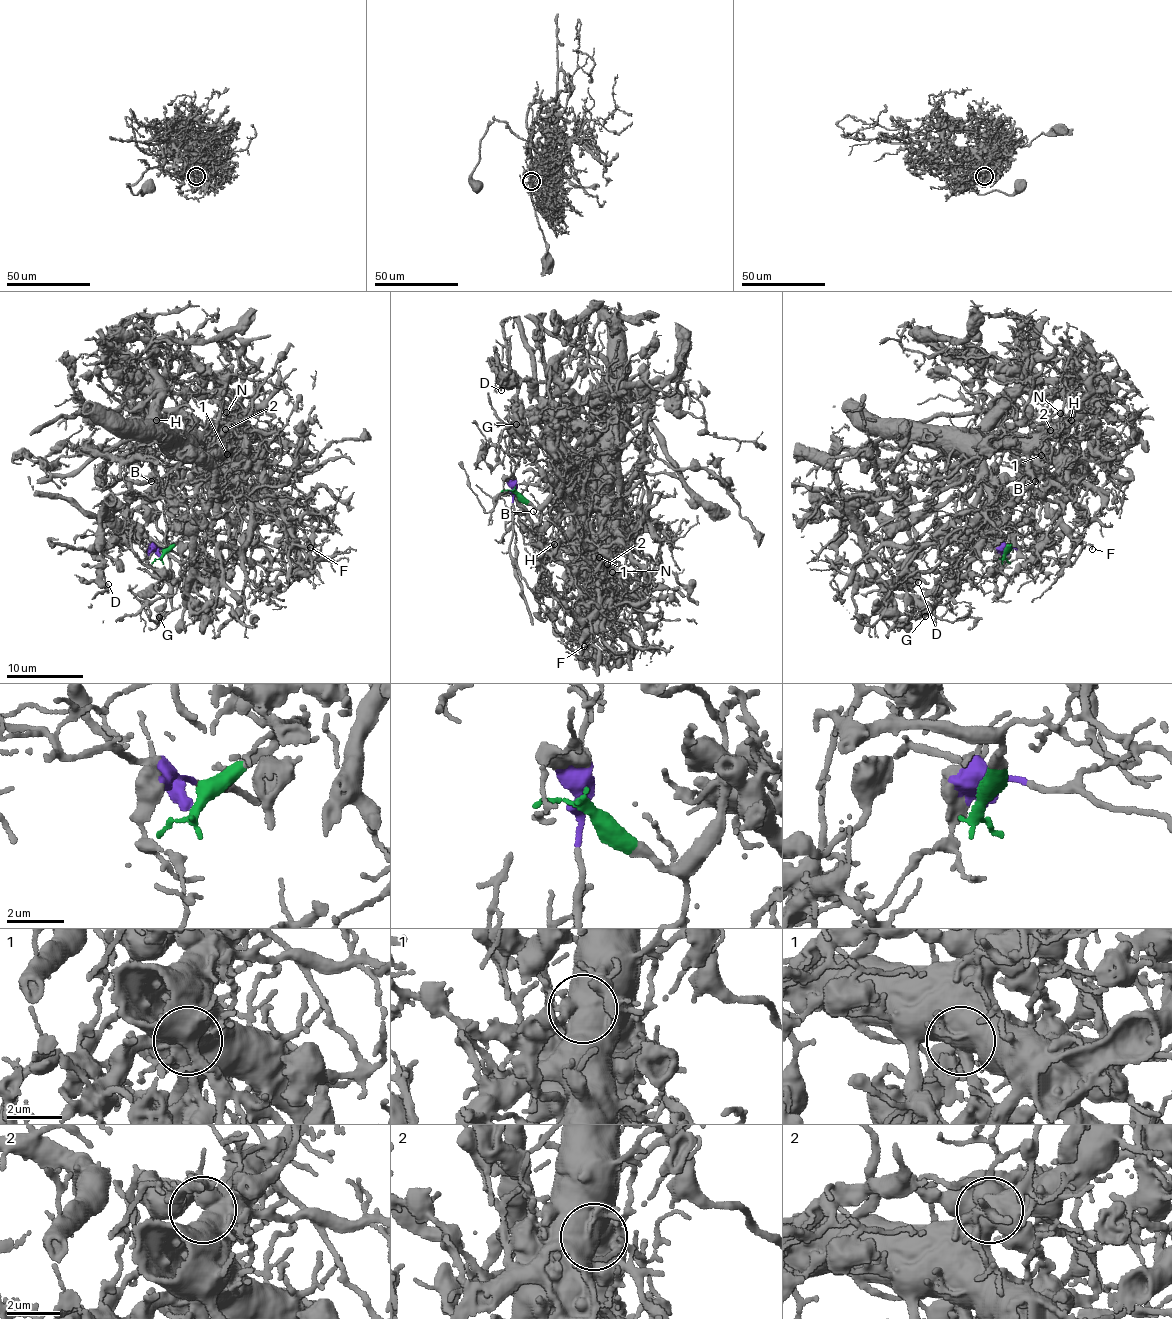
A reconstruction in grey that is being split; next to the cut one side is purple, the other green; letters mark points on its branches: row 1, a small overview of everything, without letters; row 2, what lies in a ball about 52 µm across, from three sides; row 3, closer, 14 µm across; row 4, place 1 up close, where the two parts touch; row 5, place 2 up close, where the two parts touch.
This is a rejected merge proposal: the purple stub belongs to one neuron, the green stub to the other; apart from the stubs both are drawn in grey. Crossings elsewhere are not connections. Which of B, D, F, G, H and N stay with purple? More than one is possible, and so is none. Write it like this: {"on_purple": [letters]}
{"on_purple": ["D", "G", "N"]}

